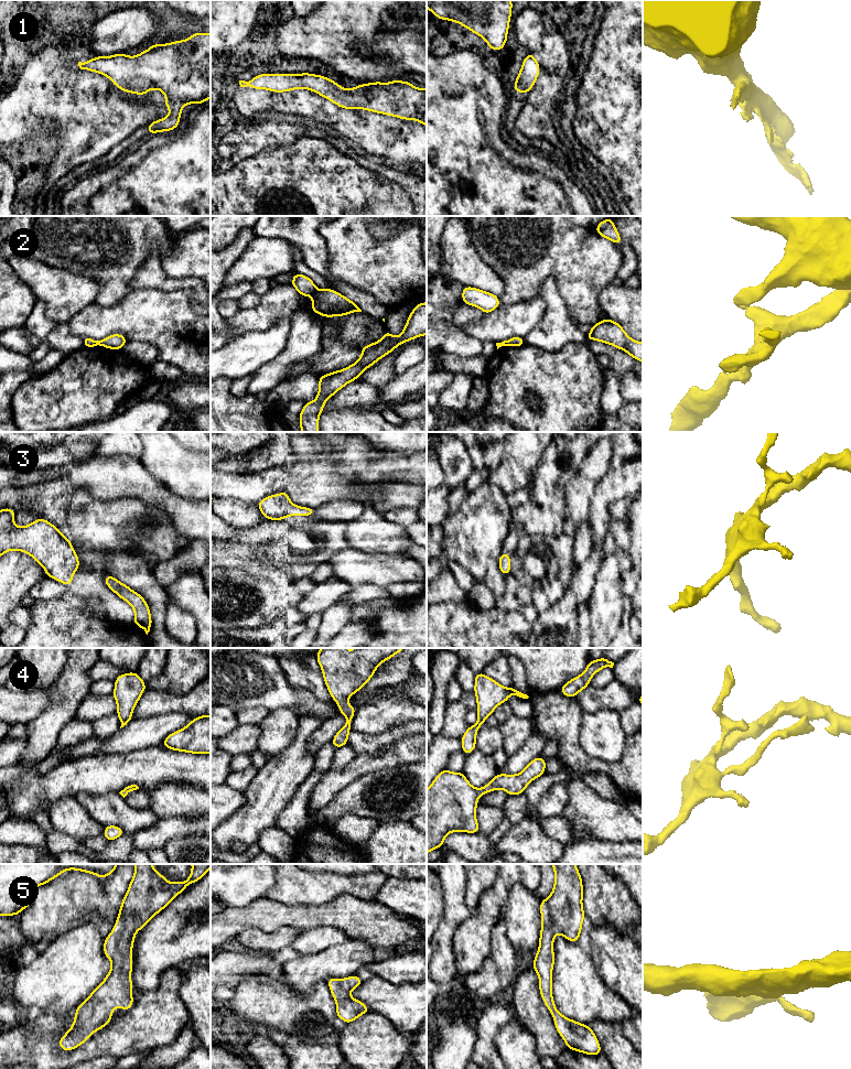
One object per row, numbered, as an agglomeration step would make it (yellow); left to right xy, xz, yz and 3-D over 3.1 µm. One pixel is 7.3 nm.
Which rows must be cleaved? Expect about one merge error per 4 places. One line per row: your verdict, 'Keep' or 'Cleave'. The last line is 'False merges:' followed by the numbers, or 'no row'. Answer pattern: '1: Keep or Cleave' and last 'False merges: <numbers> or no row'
1: Keep
2: Cleave
3: Keep
4: Keep
5: Keep
False merges: 2

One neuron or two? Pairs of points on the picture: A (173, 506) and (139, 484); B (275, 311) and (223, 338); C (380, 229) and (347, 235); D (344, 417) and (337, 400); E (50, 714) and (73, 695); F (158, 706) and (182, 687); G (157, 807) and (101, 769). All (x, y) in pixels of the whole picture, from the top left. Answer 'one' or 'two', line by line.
A: one
B: one
C: two
D: two
E: one
F: two
G: two

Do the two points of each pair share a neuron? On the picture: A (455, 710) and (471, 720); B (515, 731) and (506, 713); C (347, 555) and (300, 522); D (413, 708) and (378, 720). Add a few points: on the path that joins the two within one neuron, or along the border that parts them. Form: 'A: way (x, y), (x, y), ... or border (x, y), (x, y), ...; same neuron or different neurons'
A: border (469, 709), (465, 715), (467, 725); different neurons
B: border (513, 714), (499, 724); different neurons
C: border (349, 546), (337, 550); different neurons
D: way (405, 710), (387, 712); same neuron

